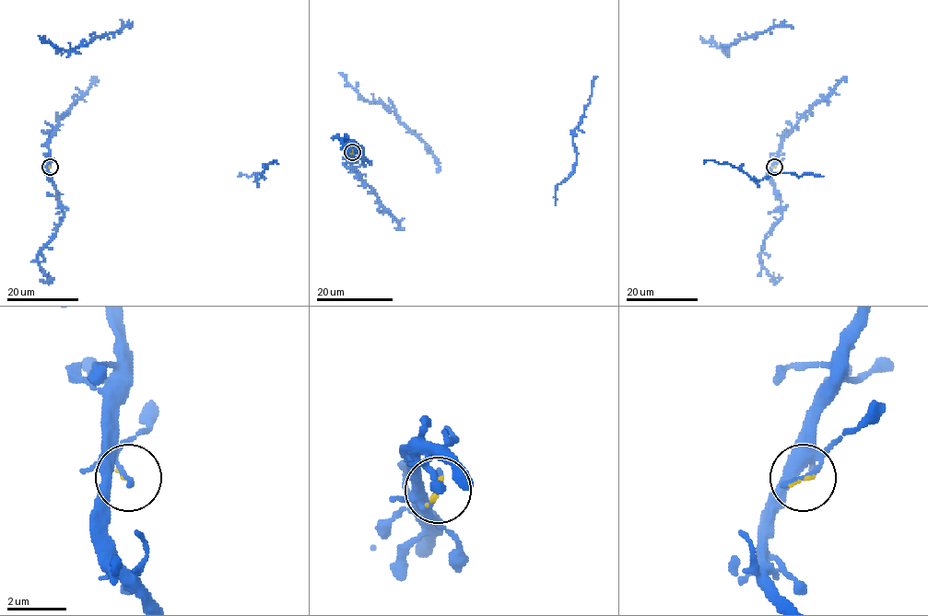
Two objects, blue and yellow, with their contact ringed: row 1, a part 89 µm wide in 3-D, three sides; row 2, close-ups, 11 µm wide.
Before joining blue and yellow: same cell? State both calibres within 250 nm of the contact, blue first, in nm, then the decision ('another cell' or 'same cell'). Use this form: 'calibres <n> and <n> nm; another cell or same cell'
calibres 180 and 100 nm; same cell

